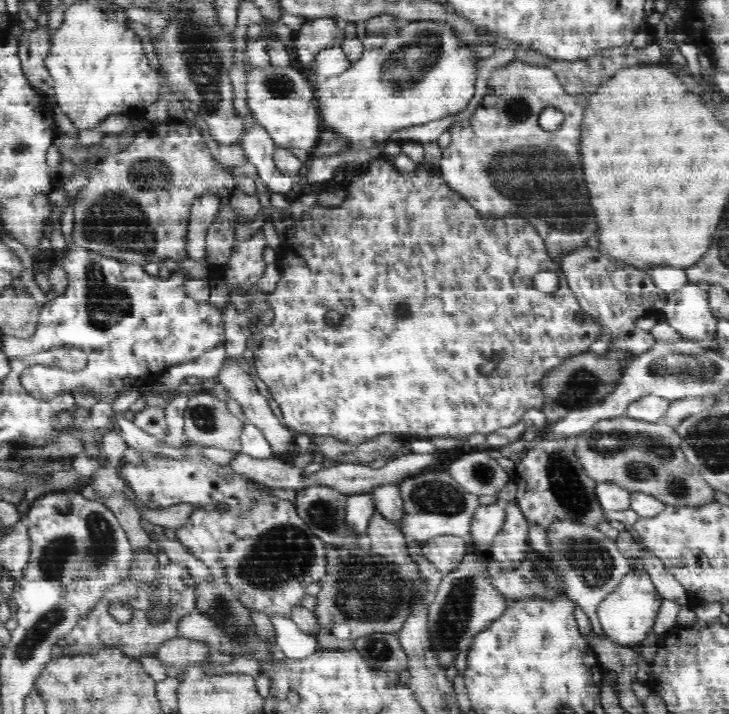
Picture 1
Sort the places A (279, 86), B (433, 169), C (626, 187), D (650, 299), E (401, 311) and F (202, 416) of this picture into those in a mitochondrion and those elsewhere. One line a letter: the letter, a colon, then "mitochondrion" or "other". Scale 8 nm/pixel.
A: mitochondrion
B: other
C: other
D: other
E: mitochondrion
F: mitochondrion

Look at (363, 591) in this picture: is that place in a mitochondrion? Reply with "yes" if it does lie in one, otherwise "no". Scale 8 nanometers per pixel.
yes

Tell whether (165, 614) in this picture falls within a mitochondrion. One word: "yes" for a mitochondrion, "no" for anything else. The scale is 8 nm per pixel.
yes

